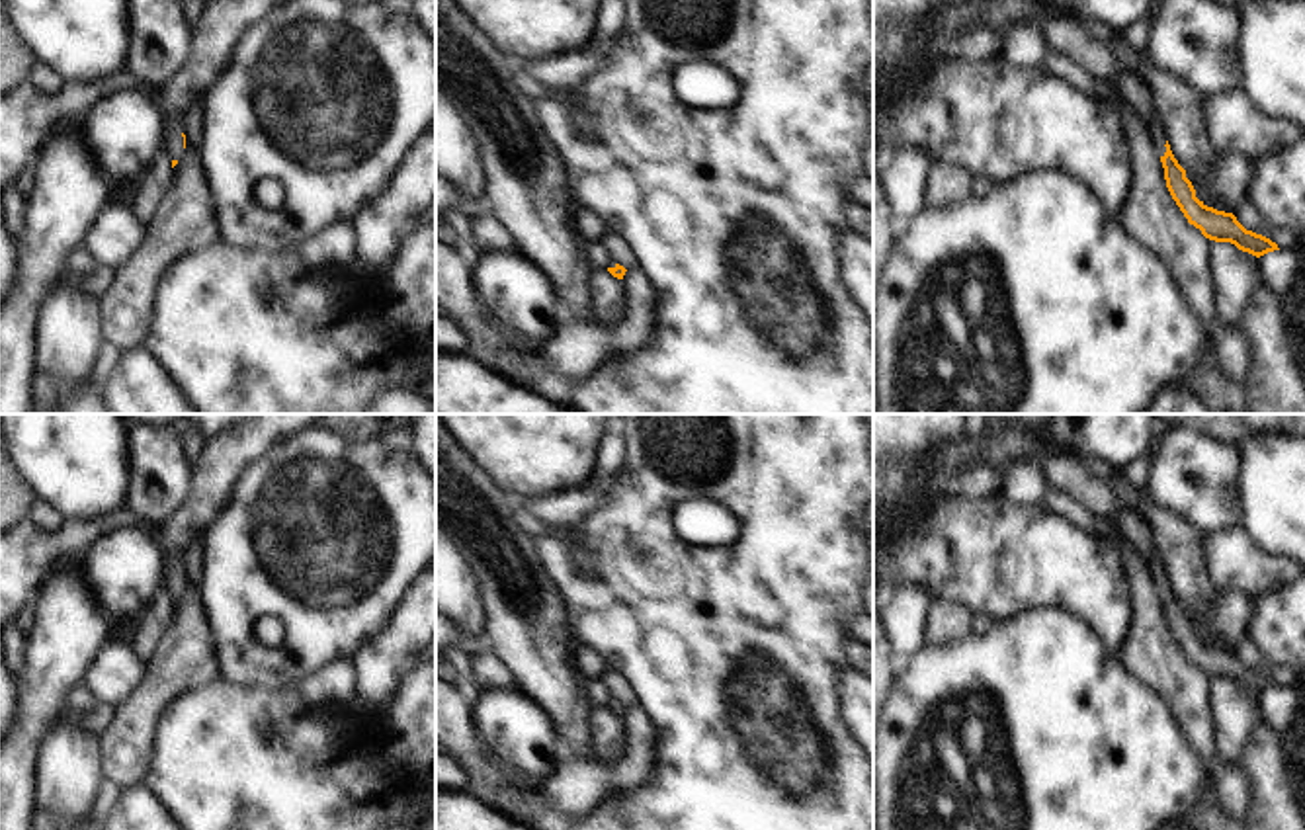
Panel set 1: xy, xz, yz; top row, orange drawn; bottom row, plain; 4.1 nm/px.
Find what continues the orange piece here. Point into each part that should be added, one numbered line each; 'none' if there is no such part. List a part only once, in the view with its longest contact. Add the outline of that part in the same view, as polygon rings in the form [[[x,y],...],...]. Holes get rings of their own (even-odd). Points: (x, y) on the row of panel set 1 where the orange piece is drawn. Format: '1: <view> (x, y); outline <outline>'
1: yz (1157, 129); outline [[[1151,123],[1149,129],[1155,137],[1155,145],[1158,148],[1158,154],[1164,156],[1164,152],[1166,152],[1166,146],[1164,146],[1166,145],[1166,133],[1162,129],[1162,123]]]

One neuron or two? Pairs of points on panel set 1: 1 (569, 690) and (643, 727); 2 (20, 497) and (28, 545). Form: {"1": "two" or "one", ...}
{"1": "two", "2": "two"}

